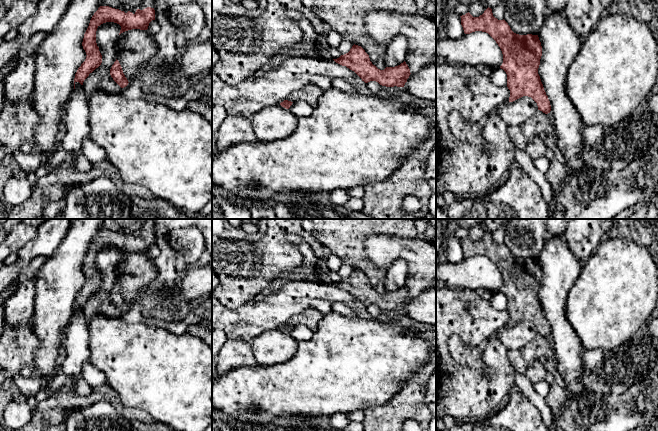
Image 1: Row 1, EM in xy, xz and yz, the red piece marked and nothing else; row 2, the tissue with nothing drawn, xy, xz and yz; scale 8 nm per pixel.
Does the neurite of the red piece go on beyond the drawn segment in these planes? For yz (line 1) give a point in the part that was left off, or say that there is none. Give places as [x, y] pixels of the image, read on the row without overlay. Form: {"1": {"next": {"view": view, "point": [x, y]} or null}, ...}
{"1": {"next": null}}

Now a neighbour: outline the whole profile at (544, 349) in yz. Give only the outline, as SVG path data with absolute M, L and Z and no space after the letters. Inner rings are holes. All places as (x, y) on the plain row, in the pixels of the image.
M538 334L536 338L521 350L511 351L509 360L515 370L523 373L532 362L550 358L553 351L549 344L548 338Z

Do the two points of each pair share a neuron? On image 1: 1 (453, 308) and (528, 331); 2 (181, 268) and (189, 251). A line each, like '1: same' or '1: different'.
1: different
2: different

